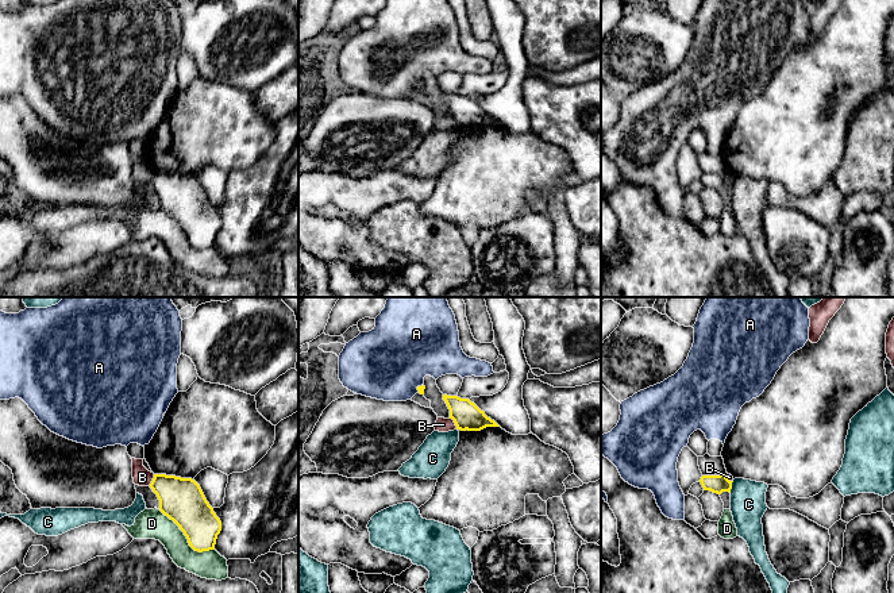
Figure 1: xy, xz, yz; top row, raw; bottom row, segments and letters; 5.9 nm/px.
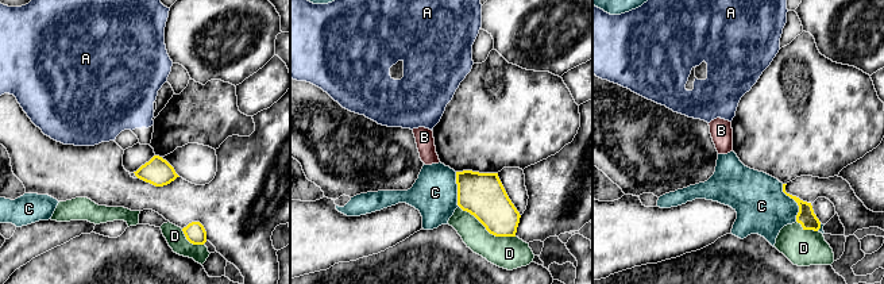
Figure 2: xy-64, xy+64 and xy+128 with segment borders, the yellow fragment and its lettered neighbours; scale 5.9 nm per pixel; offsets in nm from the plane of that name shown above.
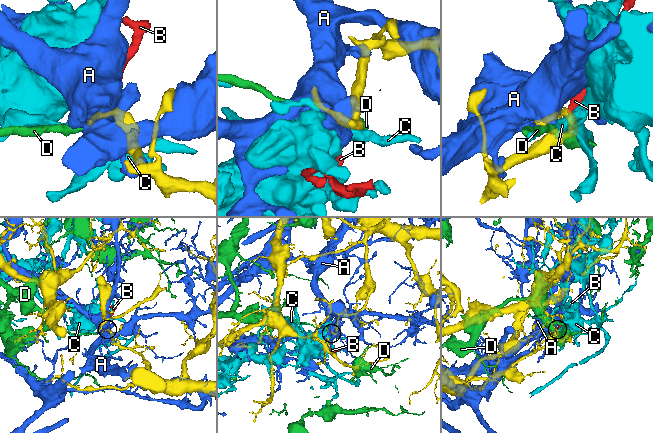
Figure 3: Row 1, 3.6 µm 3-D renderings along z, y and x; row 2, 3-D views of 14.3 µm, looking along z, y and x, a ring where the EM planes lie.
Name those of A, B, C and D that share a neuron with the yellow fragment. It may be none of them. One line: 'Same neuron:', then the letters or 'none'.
Same neuron: none

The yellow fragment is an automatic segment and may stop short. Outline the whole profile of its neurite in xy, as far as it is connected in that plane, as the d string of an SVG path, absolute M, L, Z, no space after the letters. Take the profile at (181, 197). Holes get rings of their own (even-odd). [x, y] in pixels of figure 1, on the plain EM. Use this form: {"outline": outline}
{"outline": "M154 172L150 185L159 197L159 208L180 224L194 249L215 247L217 232L221 228L221 219L194 177Z"}

